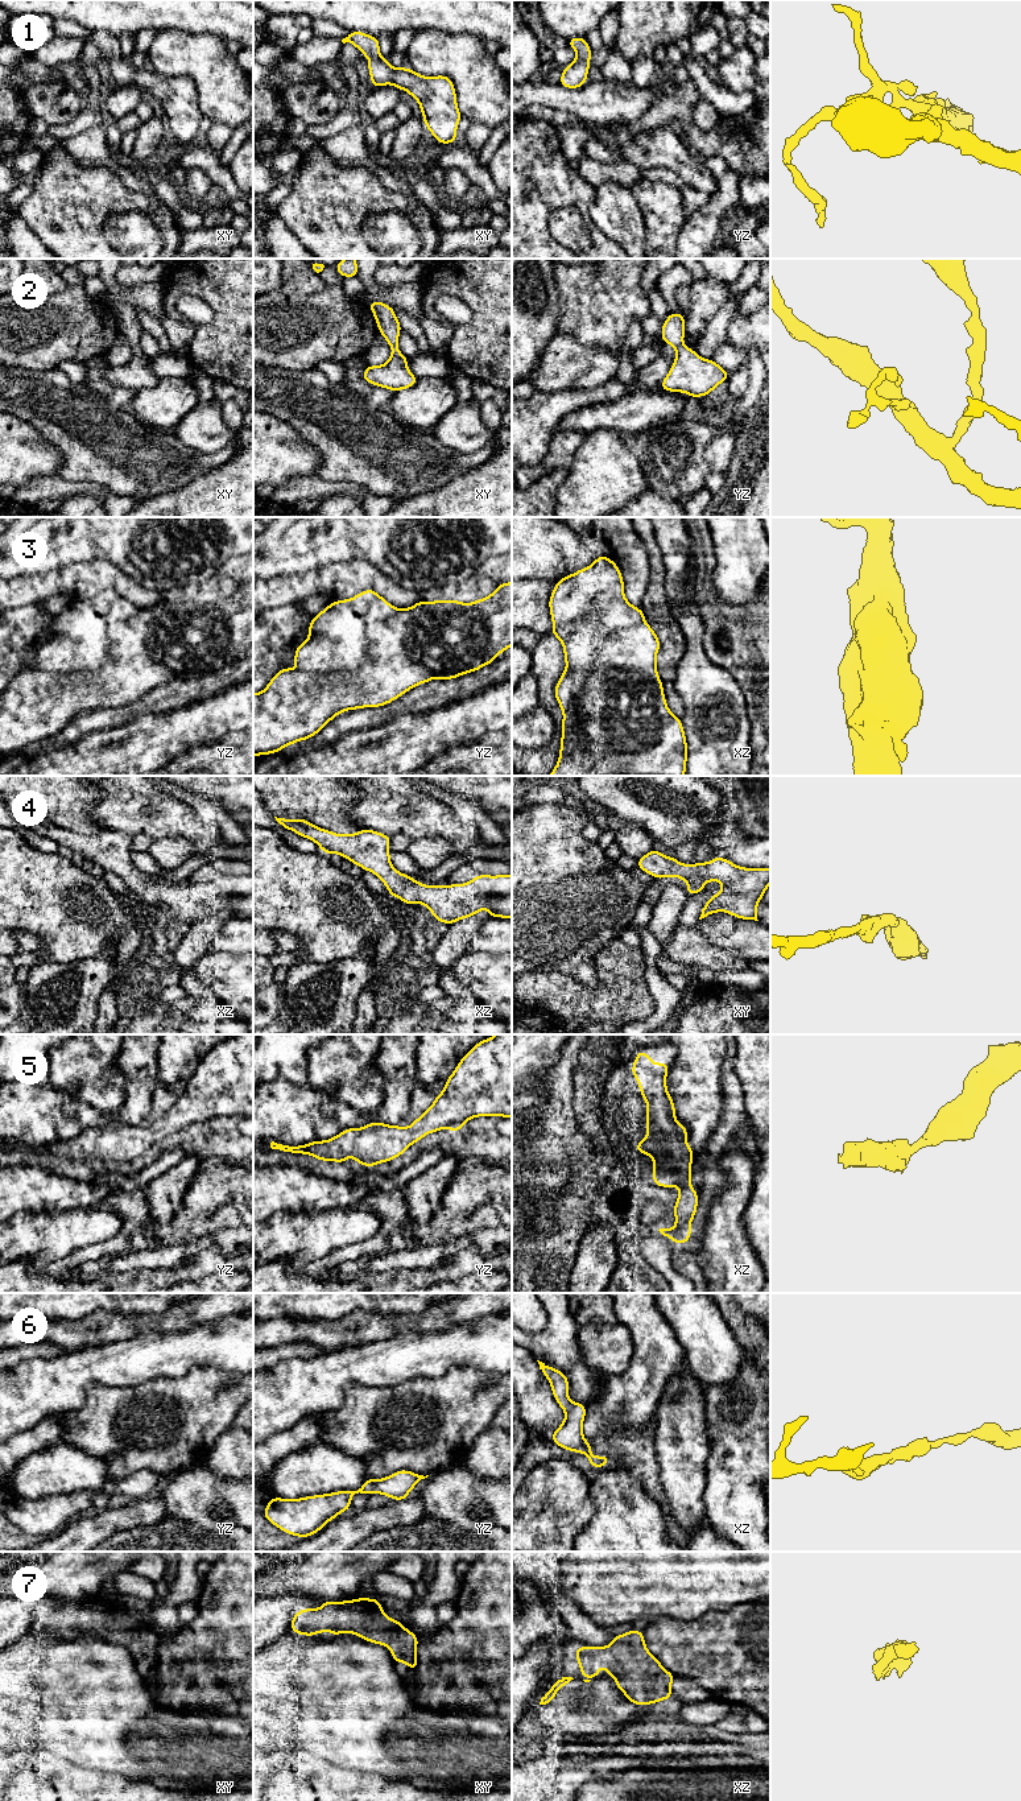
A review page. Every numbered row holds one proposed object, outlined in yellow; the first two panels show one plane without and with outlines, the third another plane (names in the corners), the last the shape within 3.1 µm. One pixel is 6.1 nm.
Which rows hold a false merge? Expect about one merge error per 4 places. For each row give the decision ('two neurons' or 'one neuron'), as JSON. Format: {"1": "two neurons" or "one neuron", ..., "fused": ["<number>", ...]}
{"1": "one neuron", "2": "one neuron", "3": "one neuron", "4": "one neuron", "5": "one neuron", "6": "one neuron", "7": "one neuron", "fused": []}

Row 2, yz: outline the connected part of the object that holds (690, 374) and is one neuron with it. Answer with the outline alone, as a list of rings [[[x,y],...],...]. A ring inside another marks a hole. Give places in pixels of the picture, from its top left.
[[[681,311],[670,313],[662,323],[661,339],[677,351],[677,356],[662,380],[661,389],[682,392],[690,397],[707,396],[719,384],[728,380],[729,375],[715,360],[700,358],[695,350],[686,347],[683,338],[685,315]]]

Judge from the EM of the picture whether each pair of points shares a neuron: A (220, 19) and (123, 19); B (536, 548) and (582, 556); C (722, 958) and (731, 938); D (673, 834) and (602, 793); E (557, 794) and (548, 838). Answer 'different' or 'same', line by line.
A: same
B: same
C: different
D: same
E: different

